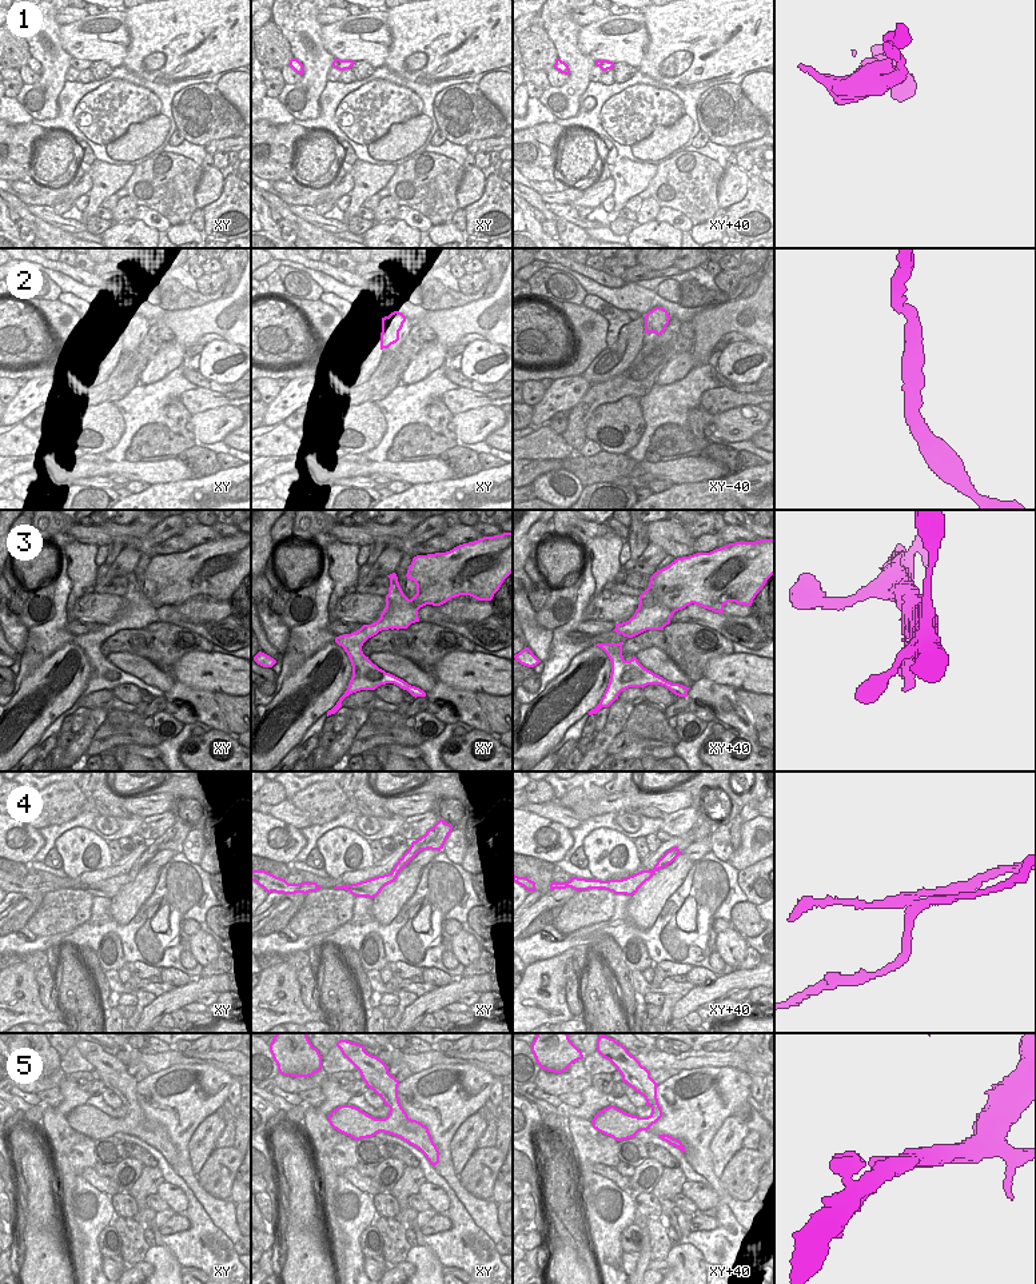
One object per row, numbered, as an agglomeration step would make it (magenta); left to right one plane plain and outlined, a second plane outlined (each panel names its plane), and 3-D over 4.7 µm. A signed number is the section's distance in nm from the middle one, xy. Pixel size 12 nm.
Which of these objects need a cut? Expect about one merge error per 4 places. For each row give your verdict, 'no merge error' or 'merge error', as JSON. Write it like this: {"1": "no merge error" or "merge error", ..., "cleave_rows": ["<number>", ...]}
{"1": "no merge error", "2": "no merge error", "3": "no merge error", "4": "merge error", "5": "no merge error", "cleave_rows": ["4"]}

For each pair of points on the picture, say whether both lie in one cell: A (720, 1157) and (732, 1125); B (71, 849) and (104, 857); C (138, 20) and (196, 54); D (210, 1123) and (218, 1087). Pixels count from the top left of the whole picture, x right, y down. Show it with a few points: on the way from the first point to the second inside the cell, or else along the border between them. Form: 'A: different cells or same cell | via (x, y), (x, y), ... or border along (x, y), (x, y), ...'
A: same cell | via (722, 1149), (725, 1137), (729, 1133)
B: same cell | via (80, 849), (91, 842), (96, 842), (100, 848)
C: same cell | via (152, 30), (182, 58)
D: different cells | border along (214, 1112), (191, 1135)

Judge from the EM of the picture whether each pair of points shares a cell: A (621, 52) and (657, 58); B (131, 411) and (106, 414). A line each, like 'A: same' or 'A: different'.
A: different
B: different

